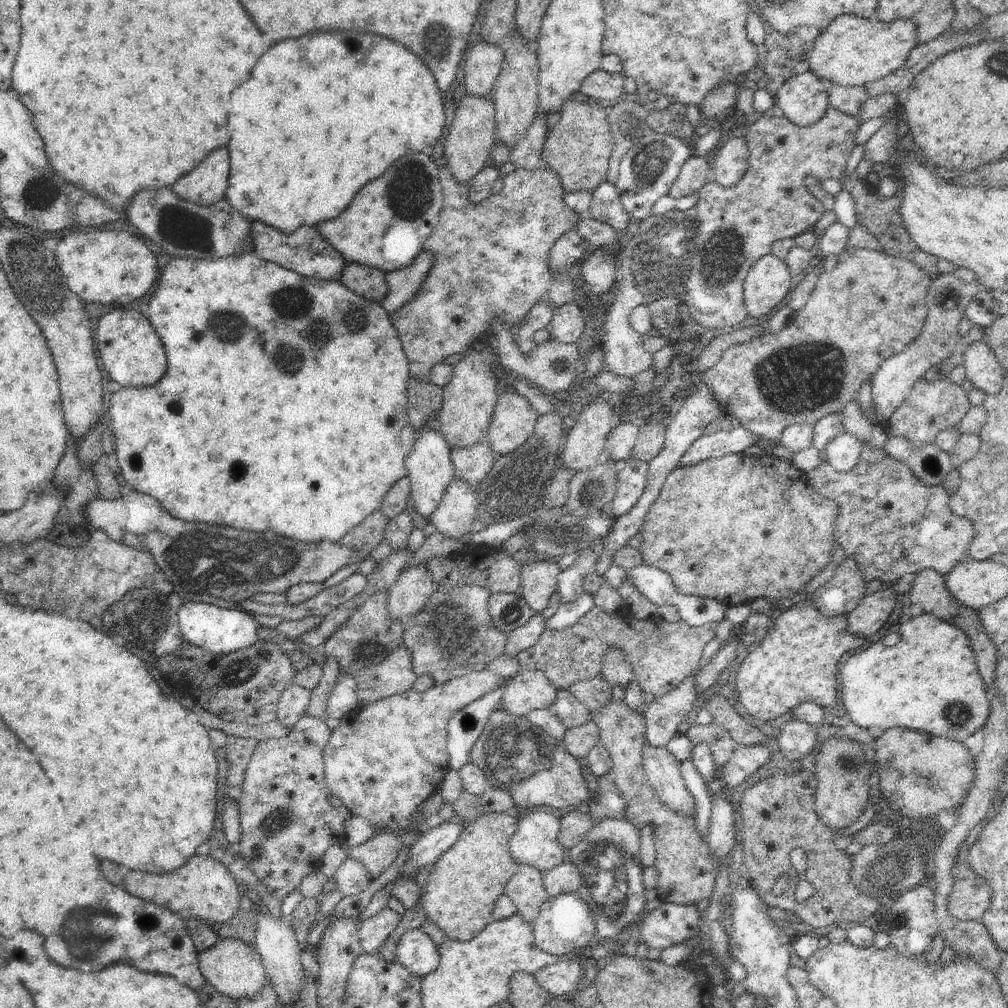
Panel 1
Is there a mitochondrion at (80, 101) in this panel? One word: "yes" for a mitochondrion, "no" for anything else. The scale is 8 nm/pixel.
no

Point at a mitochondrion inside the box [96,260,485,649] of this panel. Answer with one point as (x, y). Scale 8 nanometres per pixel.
(200, 557)

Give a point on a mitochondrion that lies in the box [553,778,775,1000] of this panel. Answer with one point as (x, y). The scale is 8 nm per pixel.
(613, 917)

